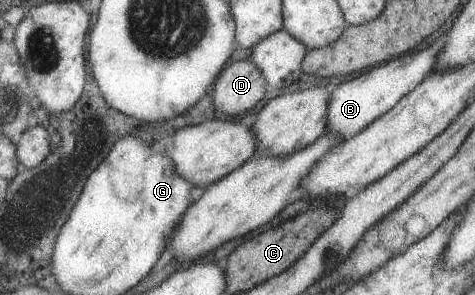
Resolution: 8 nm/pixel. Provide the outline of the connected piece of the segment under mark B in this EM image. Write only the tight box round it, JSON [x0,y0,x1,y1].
[328,39,442,140]

